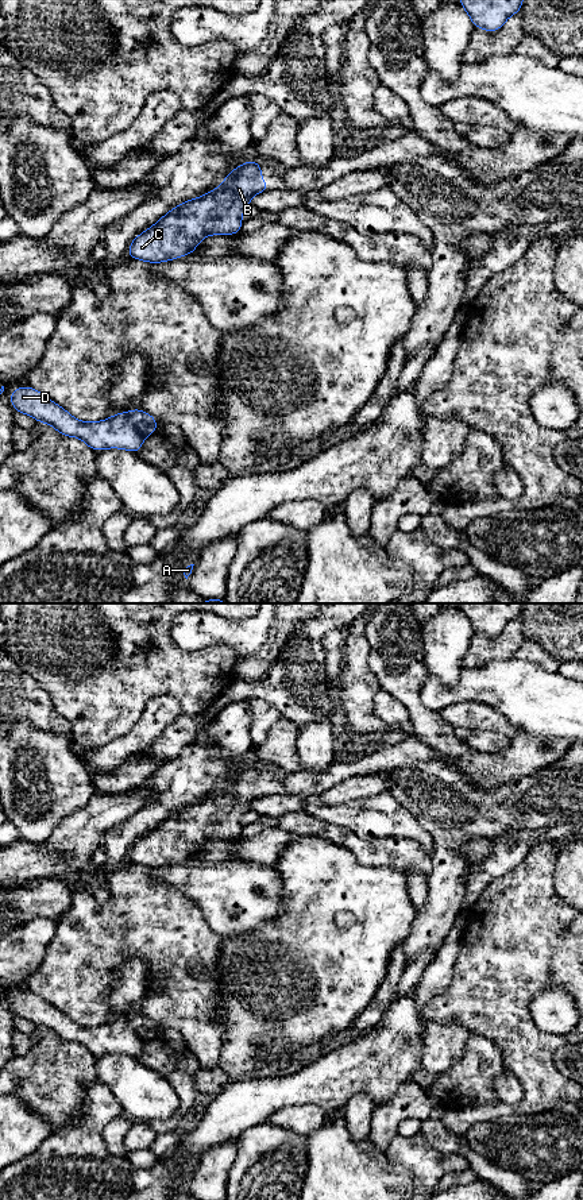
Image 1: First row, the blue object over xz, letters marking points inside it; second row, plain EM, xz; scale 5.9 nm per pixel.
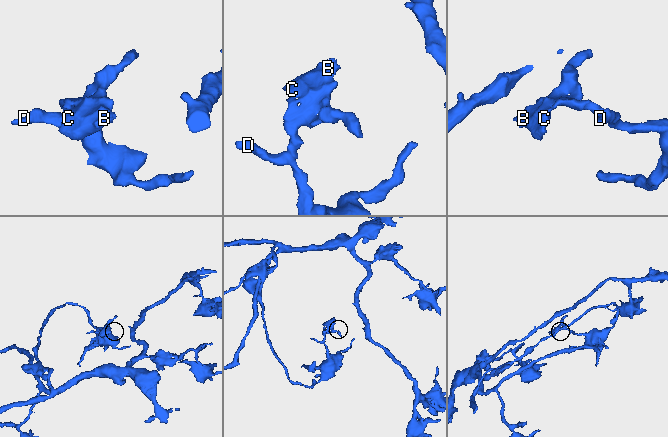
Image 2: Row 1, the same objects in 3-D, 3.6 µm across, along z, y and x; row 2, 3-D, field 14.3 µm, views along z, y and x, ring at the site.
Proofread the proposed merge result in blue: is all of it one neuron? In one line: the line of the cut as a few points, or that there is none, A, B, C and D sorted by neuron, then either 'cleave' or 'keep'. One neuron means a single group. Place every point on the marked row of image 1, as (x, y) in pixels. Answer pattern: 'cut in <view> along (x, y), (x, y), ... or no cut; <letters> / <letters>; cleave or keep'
cut in xz along (126, 413), (145, 435); A D / B C; cleave

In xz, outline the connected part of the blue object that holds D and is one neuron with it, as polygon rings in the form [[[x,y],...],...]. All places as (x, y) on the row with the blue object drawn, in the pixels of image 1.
[[[30,386],[12,390],[11,405],[18,413],[24,413],[38,422],[51,425],[62,436],[81,439],[93,451],[120,448],[138,454],[143,447],[144,435],[123,412],[96,422],[80,421]]]

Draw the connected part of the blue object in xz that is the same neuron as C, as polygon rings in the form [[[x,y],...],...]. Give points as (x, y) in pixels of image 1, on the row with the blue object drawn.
[[[251,159],[227,174],[219,188],[170,209],[152,227],[131,242],[127,256],[147,263],[170,262],[194,254],[200,242],[209,235],[235,235],[242,229],[242,213],[250,207],[251,198],[266,190],[270,189],[269,184],[262,180],[262,167],[256,161]]]

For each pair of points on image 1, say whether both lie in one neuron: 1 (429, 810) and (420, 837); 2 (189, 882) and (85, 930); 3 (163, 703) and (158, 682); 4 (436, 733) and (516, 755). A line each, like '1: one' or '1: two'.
1: two
2: two
3: two
4: one

